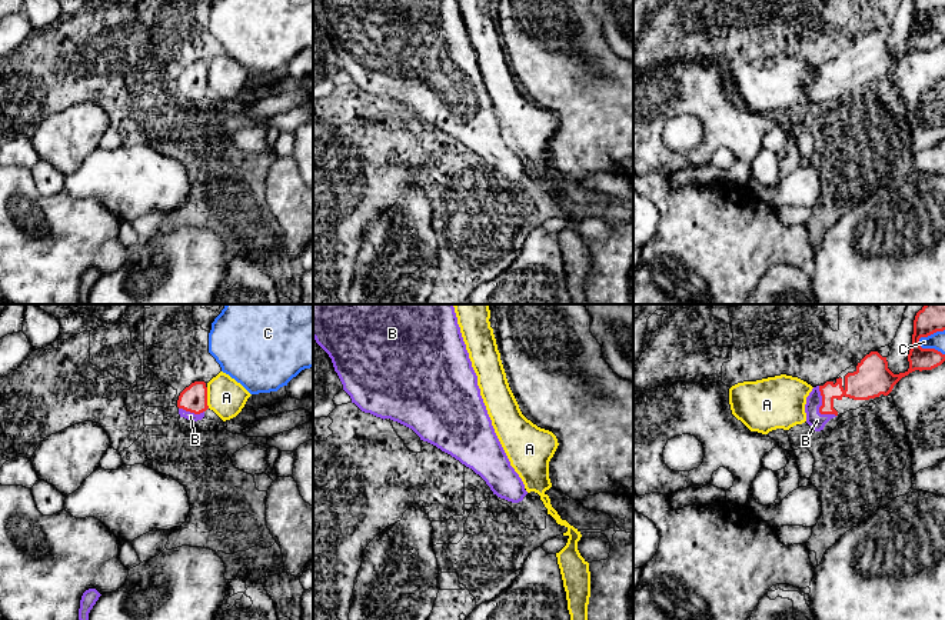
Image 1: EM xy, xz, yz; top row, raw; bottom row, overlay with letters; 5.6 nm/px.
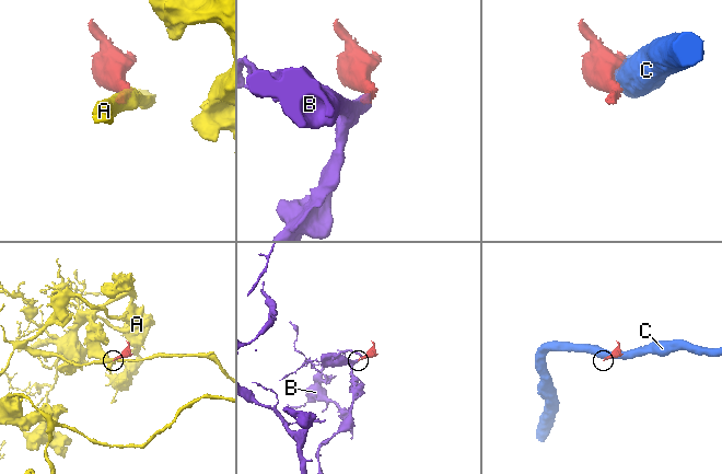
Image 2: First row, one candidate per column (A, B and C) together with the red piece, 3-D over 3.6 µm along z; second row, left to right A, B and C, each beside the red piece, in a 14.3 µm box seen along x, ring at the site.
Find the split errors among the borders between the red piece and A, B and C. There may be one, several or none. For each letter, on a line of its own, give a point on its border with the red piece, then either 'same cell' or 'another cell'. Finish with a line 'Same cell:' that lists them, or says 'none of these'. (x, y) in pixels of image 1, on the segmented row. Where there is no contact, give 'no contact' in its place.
A: xy (206, 397) | another cell
B: yz (819, 407) | same cell
C: yz (929, 349) | another cell
Same cell: B

